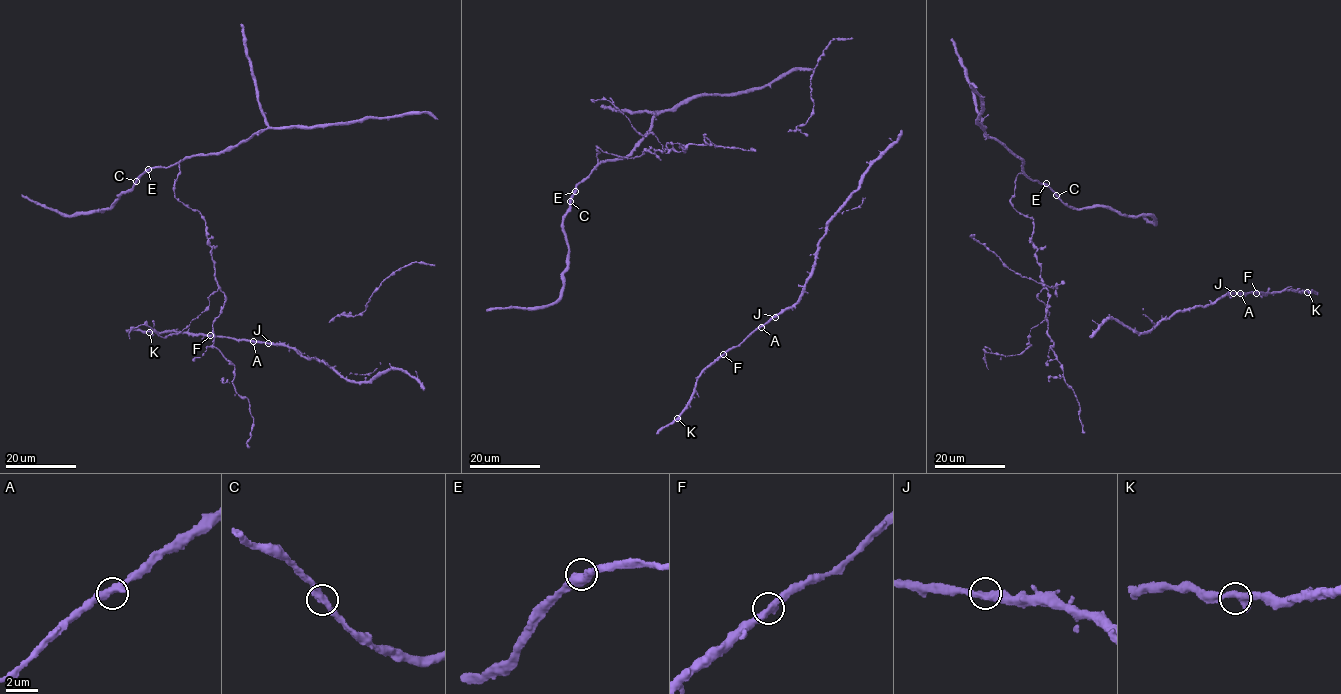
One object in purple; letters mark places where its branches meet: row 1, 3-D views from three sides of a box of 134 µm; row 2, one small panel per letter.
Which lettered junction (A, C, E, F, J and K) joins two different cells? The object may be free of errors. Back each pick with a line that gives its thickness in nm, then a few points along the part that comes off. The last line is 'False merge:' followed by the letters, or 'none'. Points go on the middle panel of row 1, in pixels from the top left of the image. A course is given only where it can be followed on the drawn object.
False merge: none

